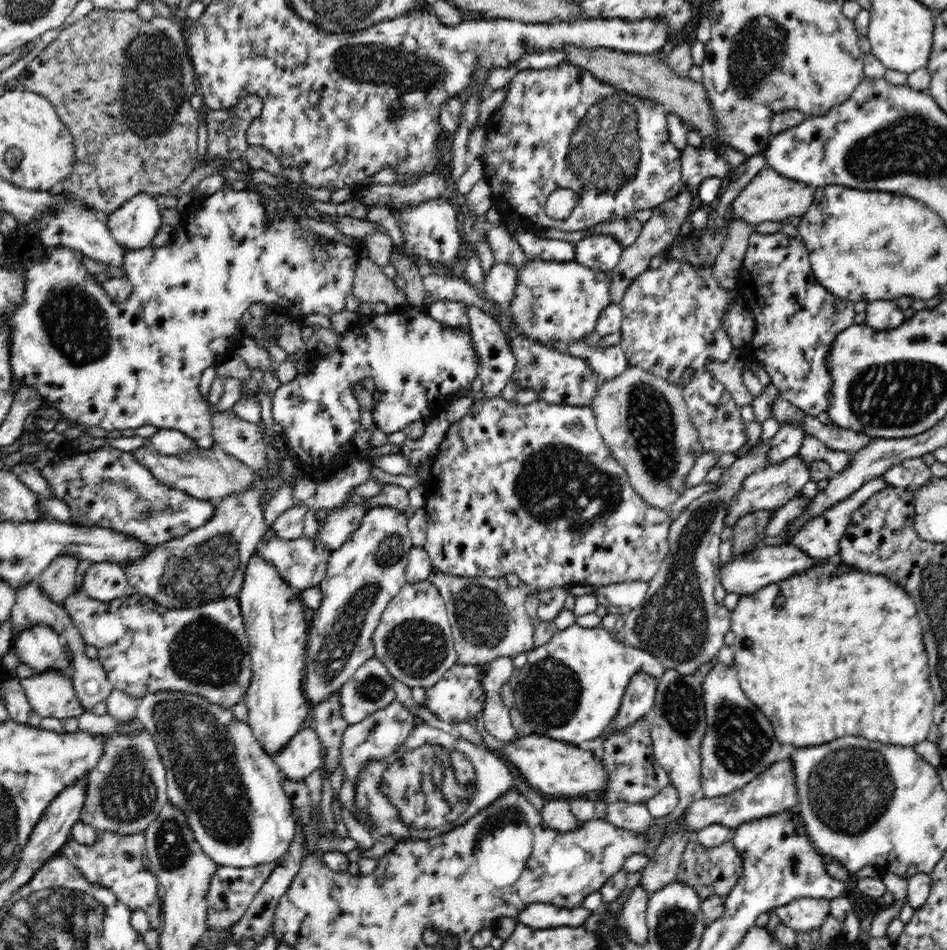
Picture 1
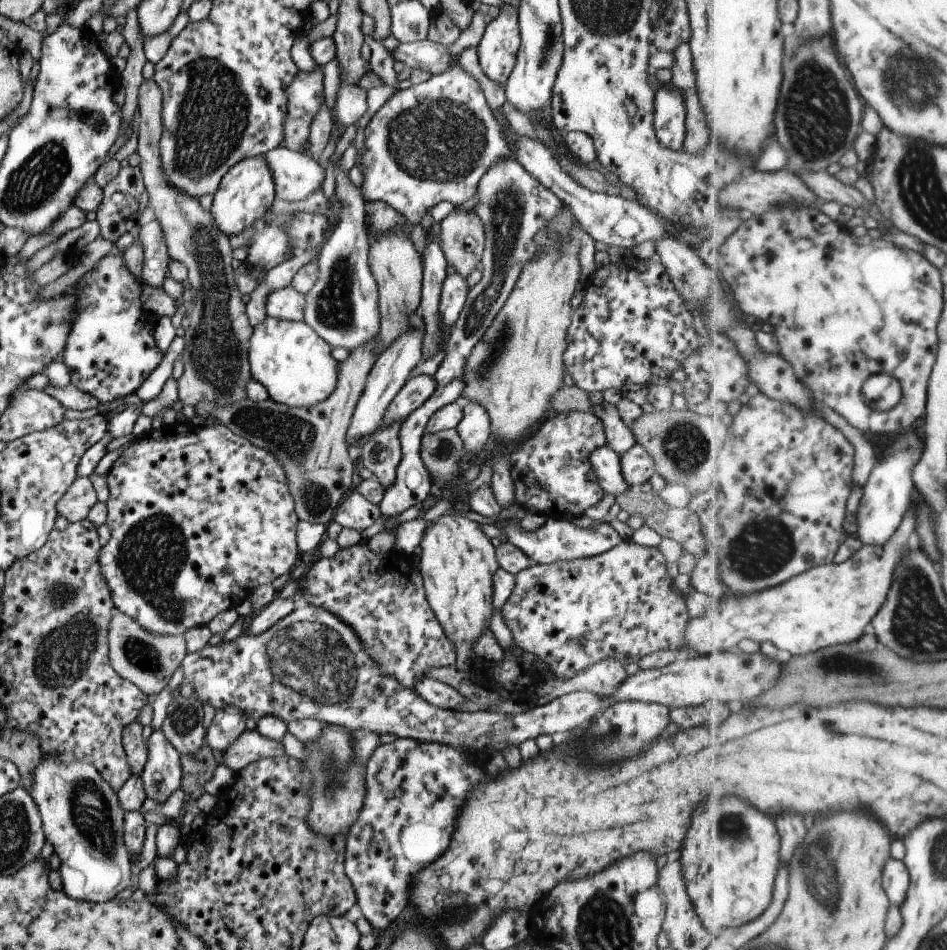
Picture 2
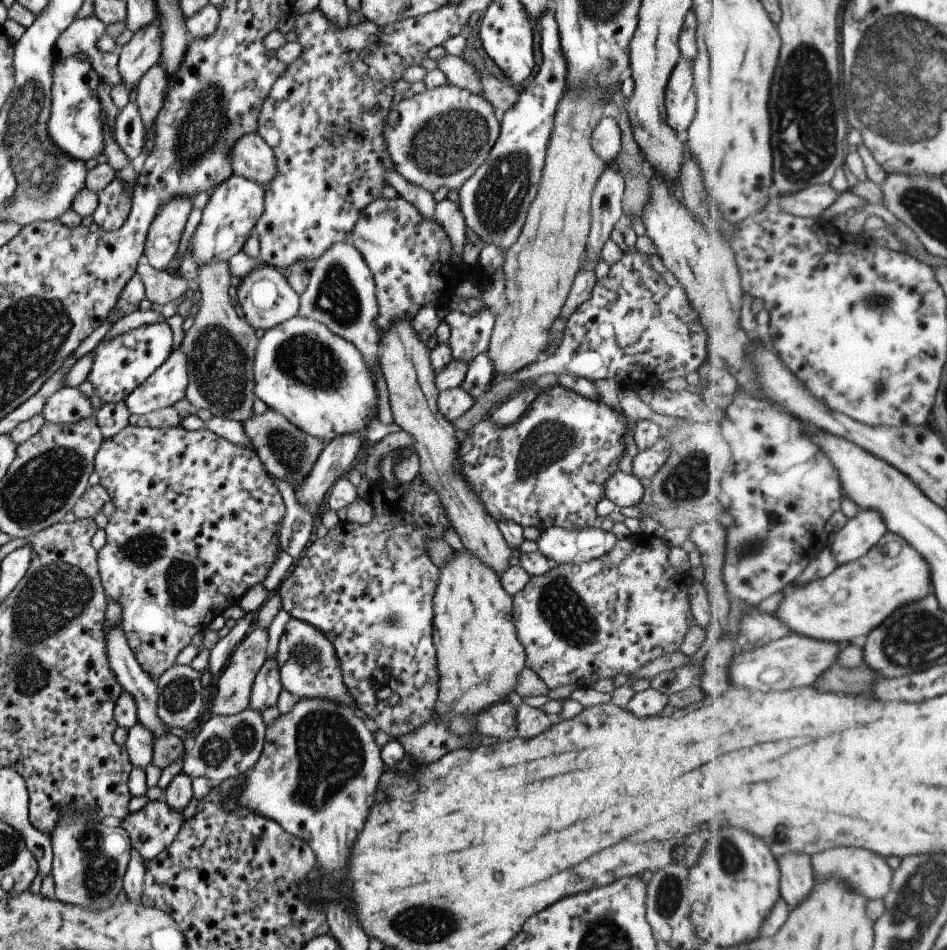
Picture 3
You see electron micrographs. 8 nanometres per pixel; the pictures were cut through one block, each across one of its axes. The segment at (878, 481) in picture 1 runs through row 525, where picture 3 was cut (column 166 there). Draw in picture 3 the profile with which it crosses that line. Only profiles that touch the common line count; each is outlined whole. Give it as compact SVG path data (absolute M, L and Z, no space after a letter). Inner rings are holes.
M164 798L150 801L142 809L130 812L126 818L120 820L120 826L128 832L131 845L144 860L156 858L162 850L166 850L178 836L179 830L185 821L184 812L176 812L165 803Z

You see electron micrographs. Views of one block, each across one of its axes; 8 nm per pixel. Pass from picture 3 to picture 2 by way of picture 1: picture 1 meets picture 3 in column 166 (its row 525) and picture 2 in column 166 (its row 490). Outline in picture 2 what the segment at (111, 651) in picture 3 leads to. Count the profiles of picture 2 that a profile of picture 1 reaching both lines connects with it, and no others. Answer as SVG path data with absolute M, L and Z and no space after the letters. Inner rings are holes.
M153 729L145 743L148 756L141 772L143 787L161 805L181 786L181 756L162 729Z

